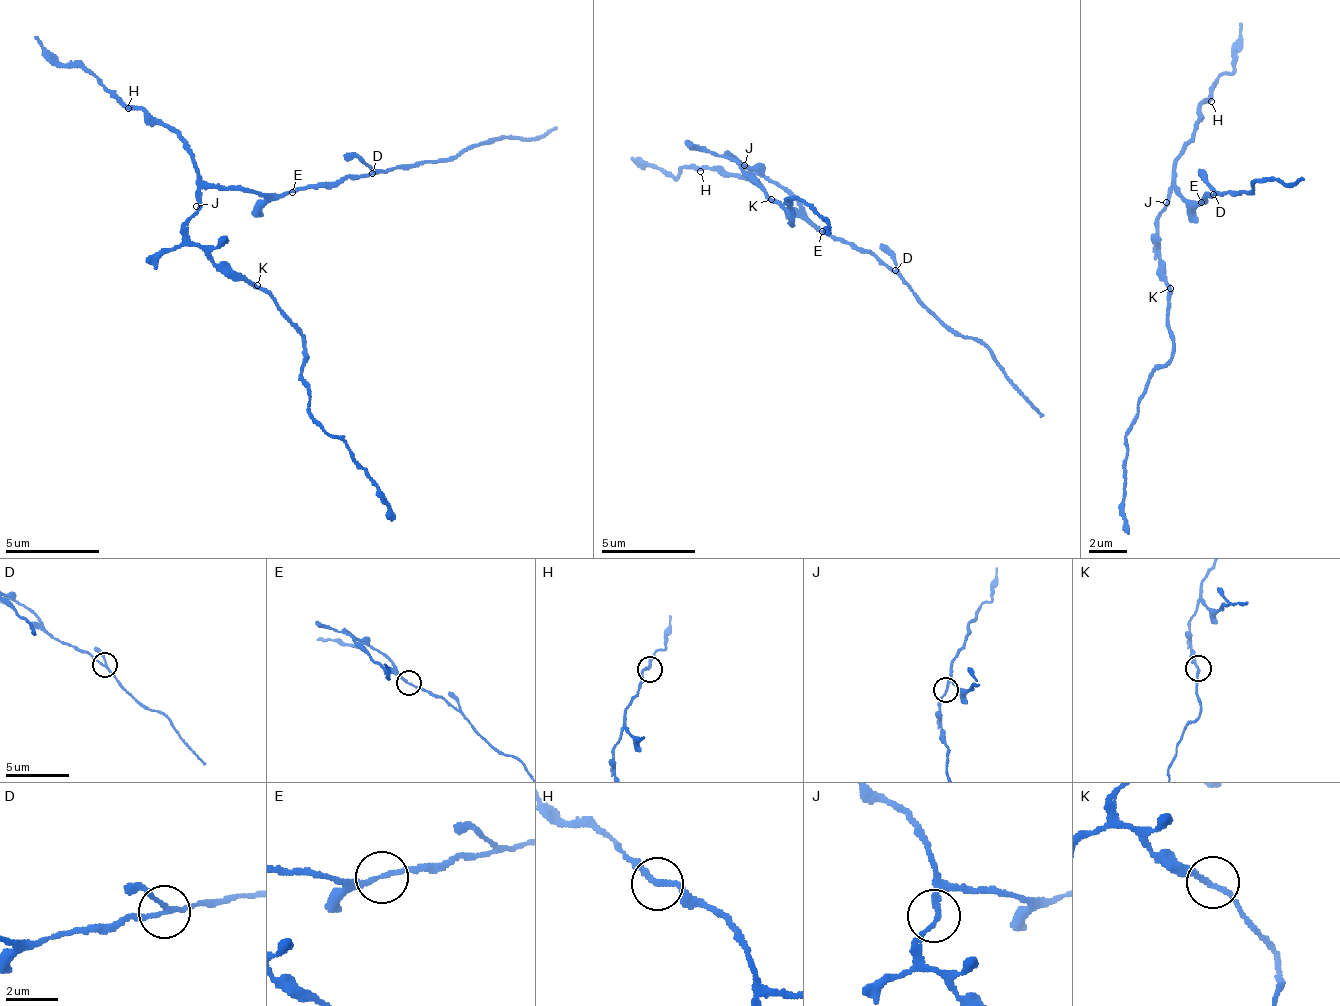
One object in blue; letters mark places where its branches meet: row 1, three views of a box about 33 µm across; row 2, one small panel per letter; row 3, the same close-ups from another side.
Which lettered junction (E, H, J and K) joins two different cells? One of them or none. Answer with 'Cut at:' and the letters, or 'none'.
Cut at: E

